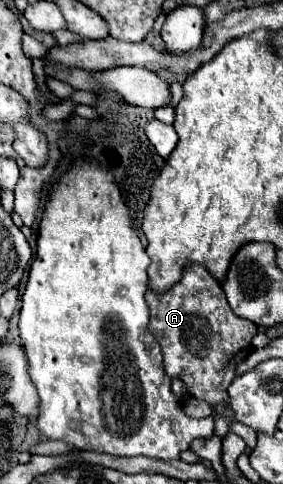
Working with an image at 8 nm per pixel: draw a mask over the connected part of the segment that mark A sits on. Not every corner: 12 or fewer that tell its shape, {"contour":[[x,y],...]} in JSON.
{"contour":[[190,265],[148,291],[166,375],[192,397],[228,403],[258,327]]}

